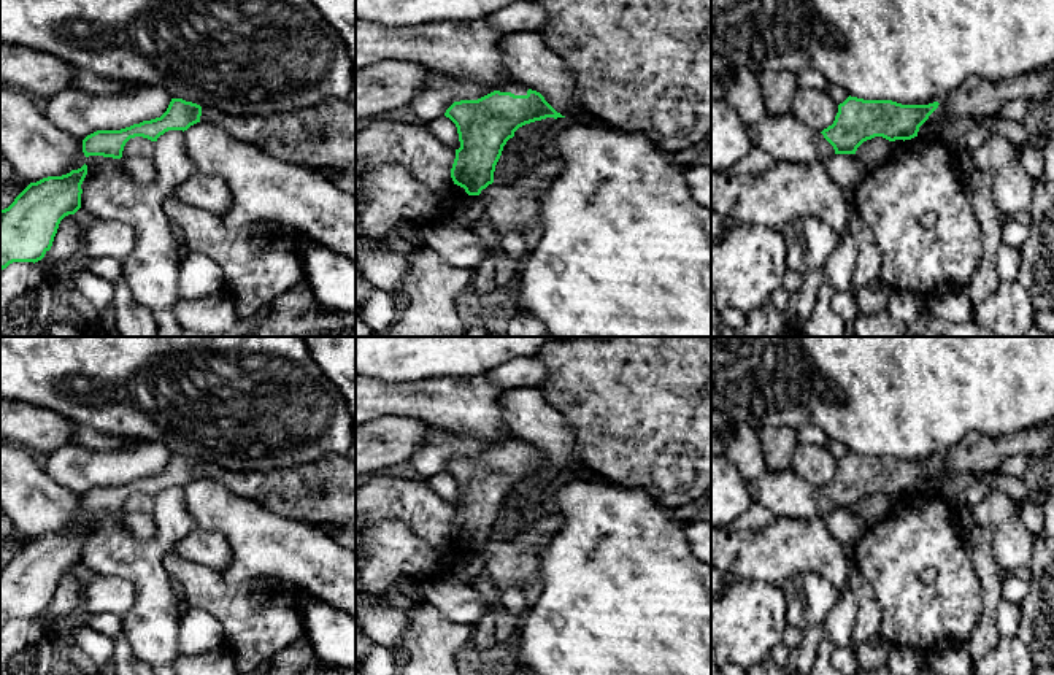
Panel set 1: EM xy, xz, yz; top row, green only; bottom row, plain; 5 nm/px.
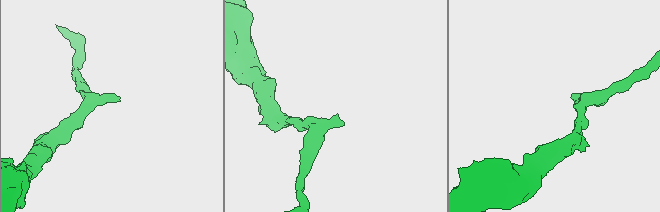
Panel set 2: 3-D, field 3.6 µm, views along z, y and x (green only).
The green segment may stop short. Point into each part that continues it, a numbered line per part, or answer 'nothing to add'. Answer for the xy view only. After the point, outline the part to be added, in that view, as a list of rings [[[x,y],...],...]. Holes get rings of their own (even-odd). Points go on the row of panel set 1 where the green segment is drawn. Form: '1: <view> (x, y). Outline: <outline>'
1: xy (323, 137). Outline: [[[325,98],[303,110],[273,116],[227,114],[202,106],[200,121],[286,162],[356,175],[356,108],[348,98]]]

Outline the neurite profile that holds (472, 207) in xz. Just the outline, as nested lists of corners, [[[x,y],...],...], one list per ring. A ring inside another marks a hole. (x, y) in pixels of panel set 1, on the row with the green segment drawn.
[[[470,195],[451,213],[449,221],[468,227],[475,219],[486,214],[486,208],[479,195]]]

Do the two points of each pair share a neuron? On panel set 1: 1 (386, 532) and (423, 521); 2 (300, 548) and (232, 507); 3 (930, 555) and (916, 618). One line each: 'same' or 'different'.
1: different
2: same
3: same

